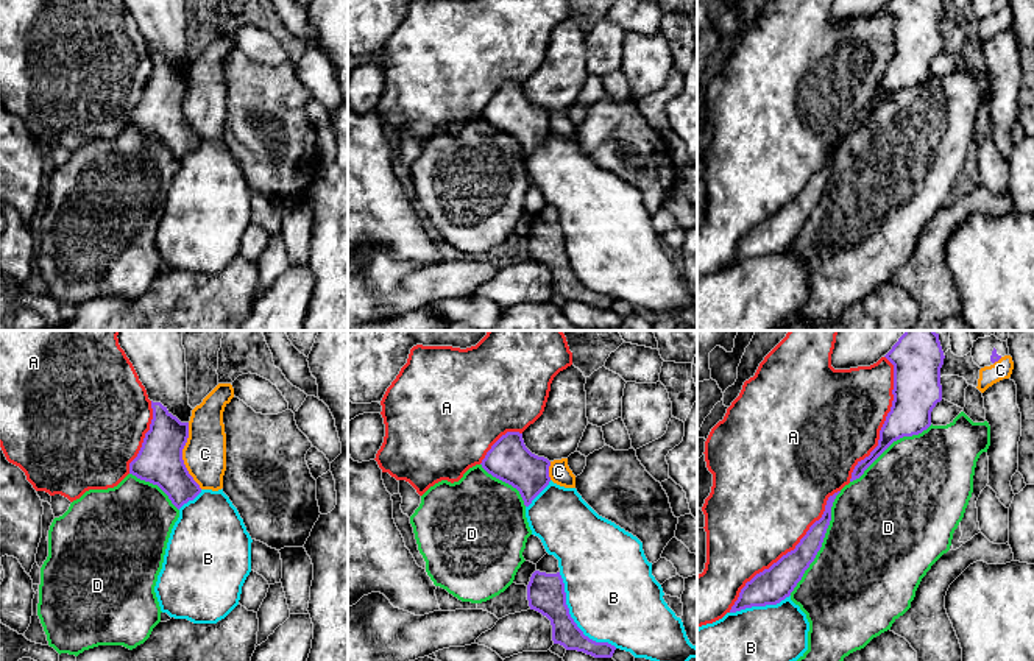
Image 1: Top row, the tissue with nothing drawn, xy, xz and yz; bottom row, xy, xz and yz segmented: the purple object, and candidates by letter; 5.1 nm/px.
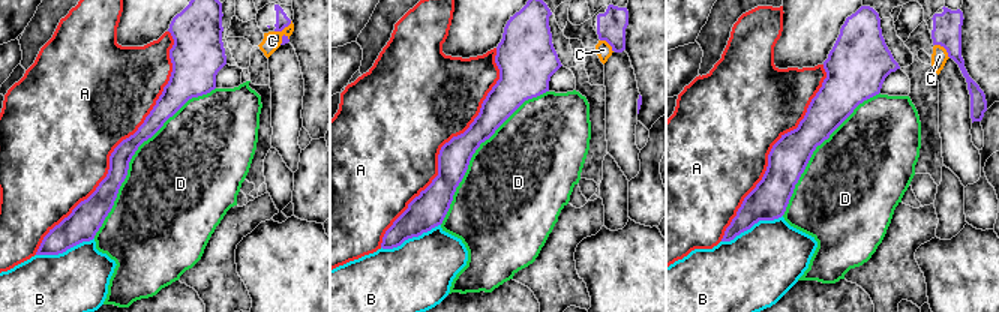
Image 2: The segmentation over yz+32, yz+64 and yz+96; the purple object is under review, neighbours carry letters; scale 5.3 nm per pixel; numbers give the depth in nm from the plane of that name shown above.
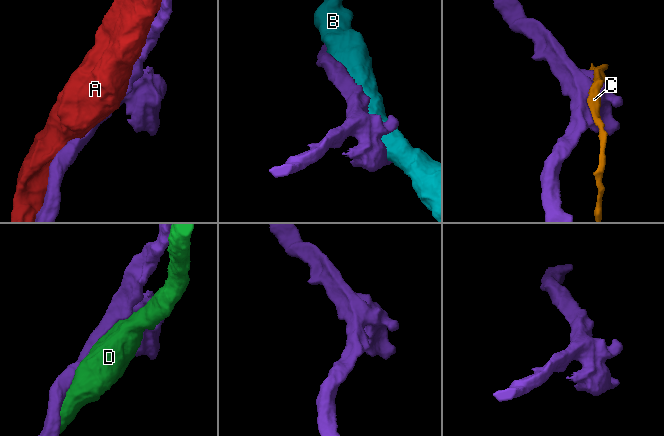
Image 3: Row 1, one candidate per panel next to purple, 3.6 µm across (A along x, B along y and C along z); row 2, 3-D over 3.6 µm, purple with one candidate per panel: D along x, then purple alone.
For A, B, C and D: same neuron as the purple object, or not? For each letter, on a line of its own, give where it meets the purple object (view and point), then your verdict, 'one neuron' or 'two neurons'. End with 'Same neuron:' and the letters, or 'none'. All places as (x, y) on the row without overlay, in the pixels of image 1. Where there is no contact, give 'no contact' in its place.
A: contact yz (788, 203); two neurons
B: contact xz (573, 270); two neurons
C: contact xy (181, 106); two neurons
D: contact yz (822, 192); one neuron
Same neuron: D

